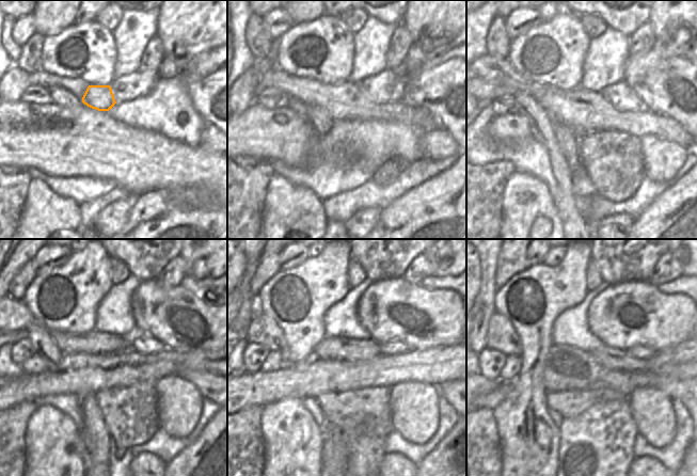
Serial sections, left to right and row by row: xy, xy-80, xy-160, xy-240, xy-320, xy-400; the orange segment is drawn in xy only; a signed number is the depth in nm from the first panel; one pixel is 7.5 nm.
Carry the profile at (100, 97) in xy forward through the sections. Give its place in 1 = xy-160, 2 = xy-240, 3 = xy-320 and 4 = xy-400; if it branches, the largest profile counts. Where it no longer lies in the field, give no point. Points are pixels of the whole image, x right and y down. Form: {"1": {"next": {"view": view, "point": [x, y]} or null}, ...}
{"1": {"next": {"view": "xy-160", "point": [585, 111]}}, "2": {"next": {"view": "xy-240", "point": [205, 381]}}, "3": {"next": {"view": "xy-320", "point": [444, 389]}}, "4": {"next": null}}

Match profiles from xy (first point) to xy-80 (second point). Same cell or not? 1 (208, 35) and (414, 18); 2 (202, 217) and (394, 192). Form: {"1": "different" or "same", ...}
{"1": "same", "2": "different"}

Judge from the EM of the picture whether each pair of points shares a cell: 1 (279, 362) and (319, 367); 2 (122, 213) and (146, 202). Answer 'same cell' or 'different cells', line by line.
1: different cells
2: different cells

